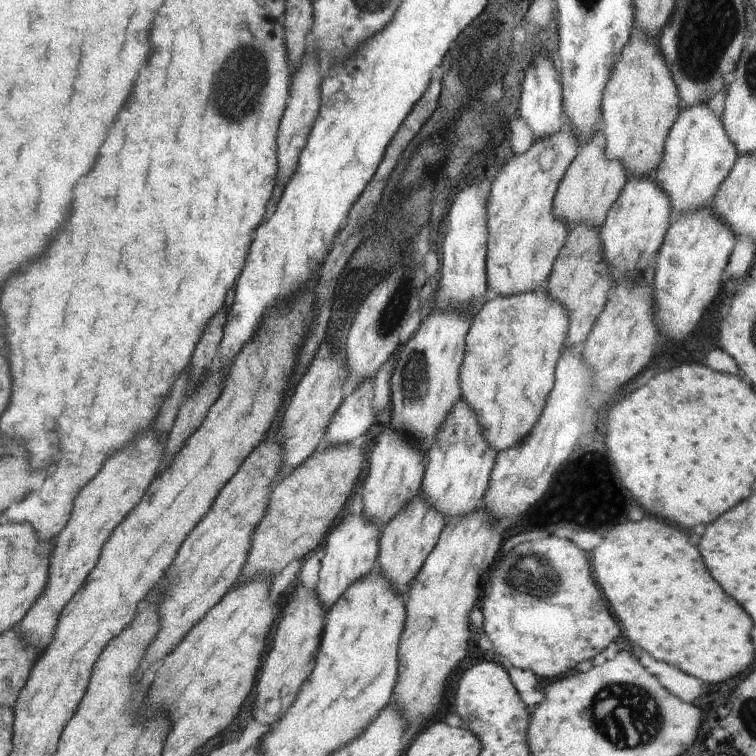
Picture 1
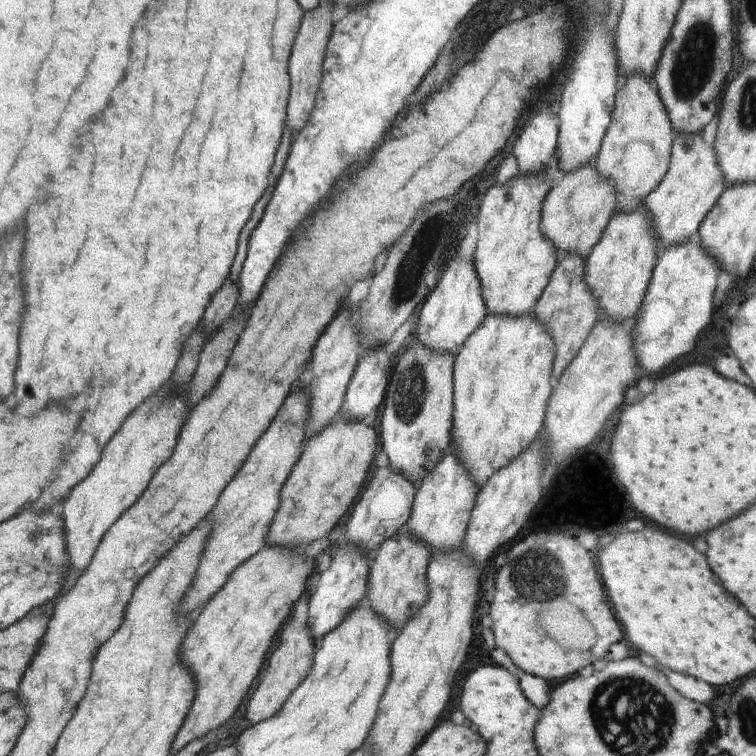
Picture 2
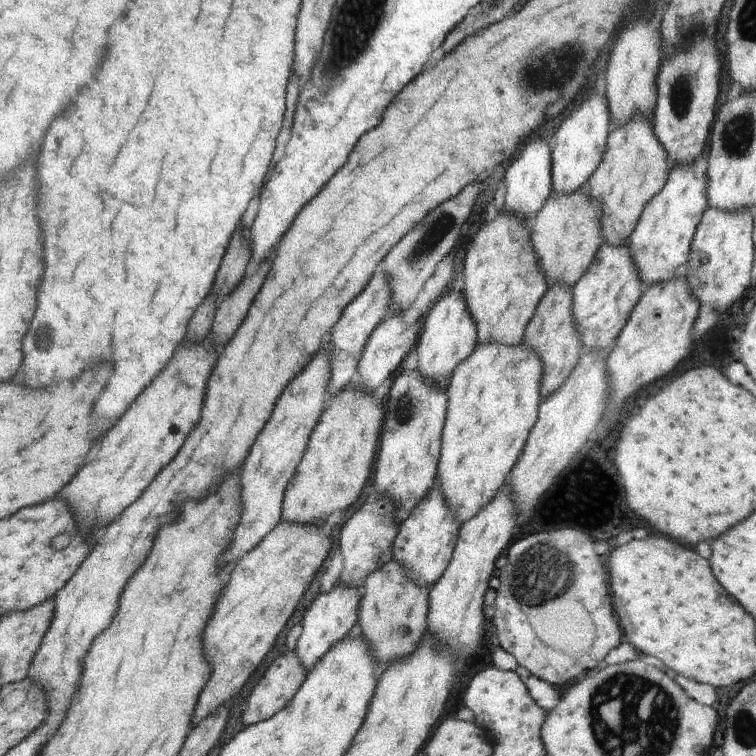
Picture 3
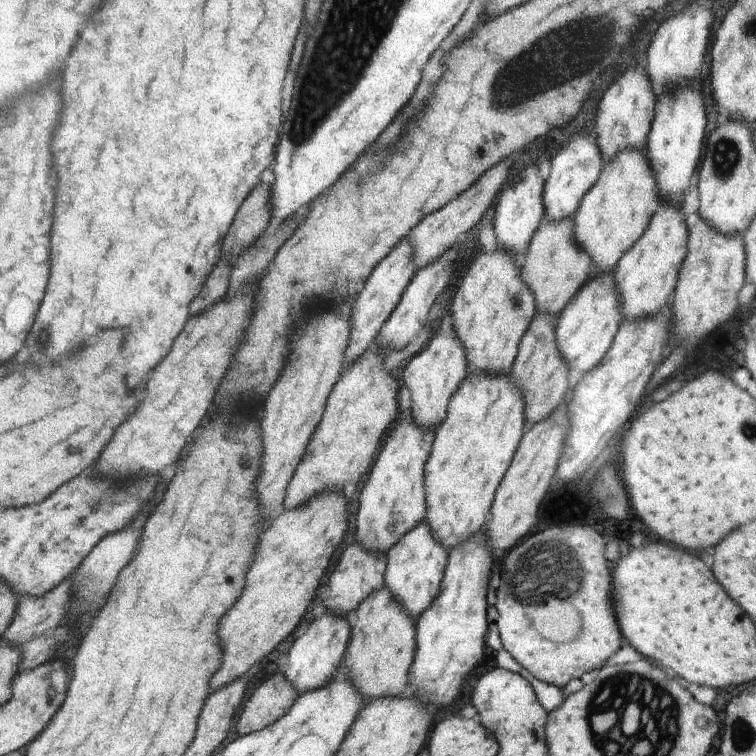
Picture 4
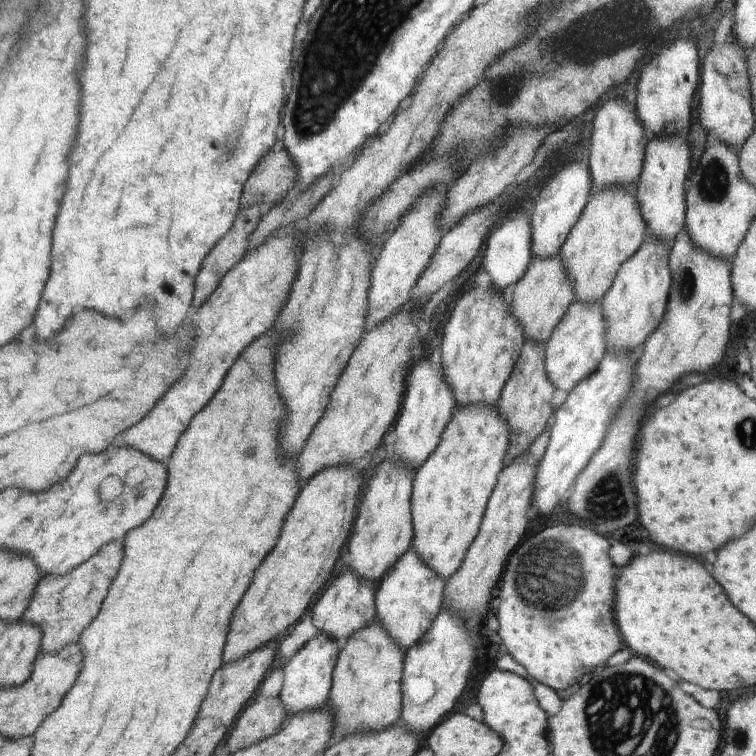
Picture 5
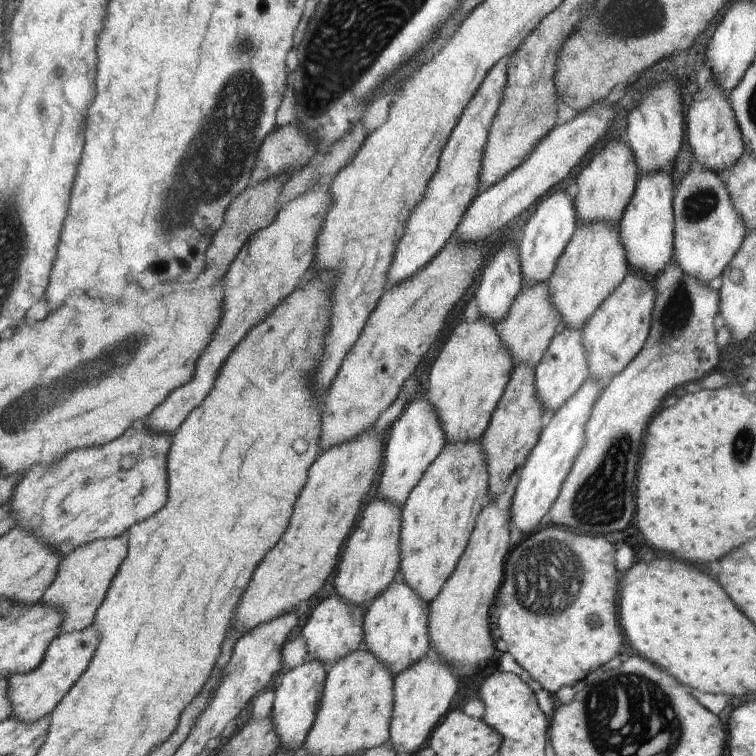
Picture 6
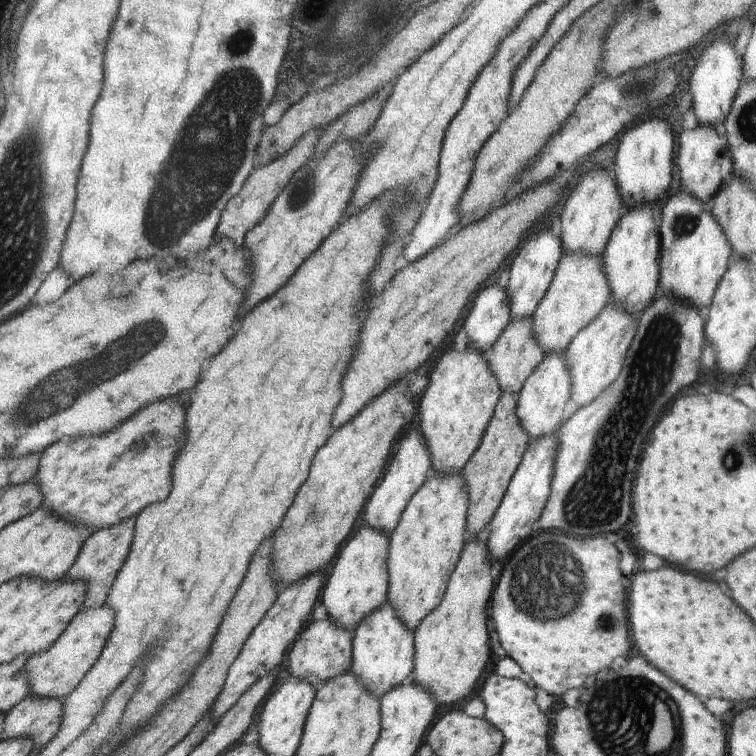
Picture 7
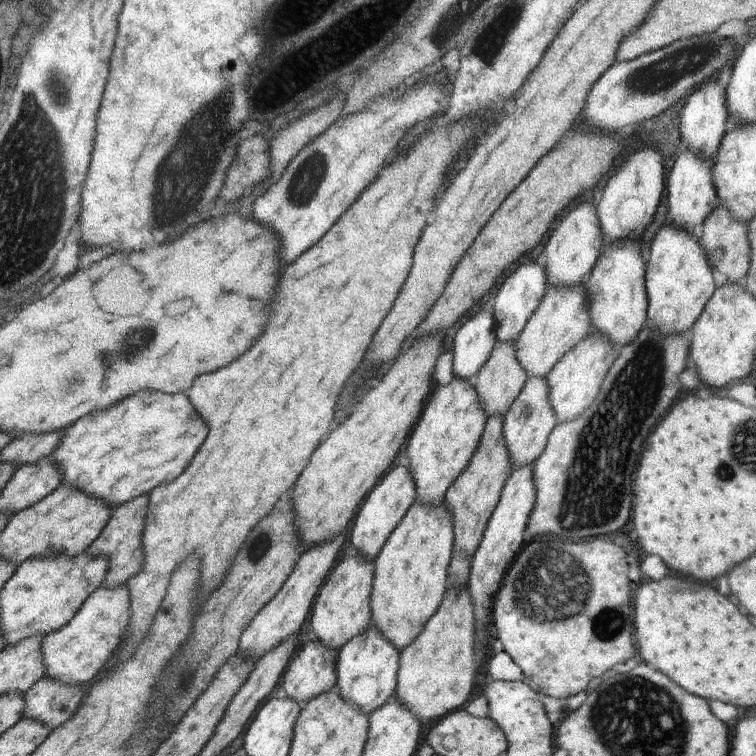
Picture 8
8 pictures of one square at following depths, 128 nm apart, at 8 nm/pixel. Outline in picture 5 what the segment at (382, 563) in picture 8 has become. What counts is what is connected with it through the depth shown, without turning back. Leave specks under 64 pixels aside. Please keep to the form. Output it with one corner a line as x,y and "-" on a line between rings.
496,407
456,408
435,451
415,472
411,494
411,548
444,581
460,568
476,538
489,496
505,465
508,435

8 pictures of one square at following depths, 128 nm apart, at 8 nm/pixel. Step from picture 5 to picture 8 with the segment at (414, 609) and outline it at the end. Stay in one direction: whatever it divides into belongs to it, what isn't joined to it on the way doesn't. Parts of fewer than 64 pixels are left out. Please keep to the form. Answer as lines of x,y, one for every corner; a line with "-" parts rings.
370,625
367,631
351,638
336,656
335,688
342,700
370,715
394,697
396,675
399,669
400,651
389,643
380,631

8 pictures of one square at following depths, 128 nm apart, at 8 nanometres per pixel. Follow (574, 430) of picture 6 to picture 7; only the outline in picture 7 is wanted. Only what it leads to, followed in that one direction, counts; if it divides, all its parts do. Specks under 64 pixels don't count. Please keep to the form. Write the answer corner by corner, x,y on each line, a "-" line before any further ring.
558,430
552,436
530,440
520,465
510,479
506,494
486,532
488,552
496,572
504,560
537,531
537,520
540,520
550,496
556,448
558,448

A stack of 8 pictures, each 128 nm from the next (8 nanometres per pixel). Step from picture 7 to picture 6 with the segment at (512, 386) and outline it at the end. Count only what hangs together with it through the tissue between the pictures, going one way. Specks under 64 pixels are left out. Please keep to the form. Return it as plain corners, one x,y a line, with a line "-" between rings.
547,282
531,287
523,286
509,308
508,314
495,325
496,334
500,337
505,350
509,352
514,368
518,364
528,365
531,369
538,366
552,337
558,331
559,315
549,302
548,289

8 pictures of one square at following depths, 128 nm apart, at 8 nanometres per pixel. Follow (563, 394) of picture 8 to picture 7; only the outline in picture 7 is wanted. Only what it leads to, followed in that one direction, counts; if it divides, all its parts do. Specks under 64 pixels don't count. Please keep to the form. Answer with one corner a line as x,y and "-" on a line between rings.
610,301
588,326
576,334
565,351
568,372
572,376
570,400
574,404
580,408
588,406
620,375
628,348
638,332
638,319
624,308
616,308

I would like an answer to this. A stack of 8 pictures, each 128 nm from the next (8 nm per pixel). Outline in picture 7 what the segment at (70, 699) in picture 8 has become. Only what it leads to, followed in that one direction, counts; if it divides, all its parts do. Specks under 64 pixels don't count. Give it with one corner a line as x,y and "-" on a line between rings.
28,694
4,716
2,738
10,740
26,736
34,742
35,751
46,746
60,730
62,701
58,698
38,698

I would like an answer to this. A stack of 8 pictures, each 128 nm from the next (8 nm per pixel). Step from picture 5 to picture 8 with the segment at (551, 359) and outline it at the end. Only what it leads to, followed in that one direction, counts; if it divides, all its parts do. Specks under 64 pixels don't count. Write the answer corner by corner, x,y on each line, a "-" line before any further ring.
545,377
526,380
520,394
503,416
501,435
508,451
512,470
515,470
516,467
526,467
533,464
544,452
548,435
554,430
556,424
554,411
548,402
548,387

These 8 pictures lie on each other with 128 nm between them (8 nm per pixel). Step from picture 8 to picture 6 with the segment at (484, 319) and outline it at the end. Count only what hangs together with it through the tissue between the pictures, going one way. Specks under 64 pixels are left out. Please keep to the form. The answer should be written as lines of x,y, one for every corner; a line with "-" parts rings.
517,246
501,248
482,270
475,294
479,316
498,324
508,314
522,287

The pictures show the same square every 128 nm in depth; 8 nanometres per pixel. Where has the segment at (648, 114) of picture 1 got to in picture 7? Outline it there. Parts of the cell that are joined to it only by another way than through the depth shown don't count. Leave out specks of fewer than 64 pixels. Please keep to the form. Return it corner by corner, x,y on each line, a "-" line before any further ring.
566,252
558,262
552,283
532,318
532,332
545,354
562,354
576,334
585,328
610,302
610,286
602,268
602,254
588,256

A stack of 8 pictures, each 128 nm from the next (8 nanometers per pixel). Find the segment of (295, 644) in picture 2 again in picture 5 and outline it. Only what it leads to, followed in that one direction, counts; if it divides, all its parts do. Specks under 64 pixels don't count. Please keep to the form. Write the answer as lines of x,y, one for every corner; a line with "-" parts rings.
258,696
256,702
252,701
246,708
228,736
226,746
229,754
274,736
290,717
279,696
276,698

